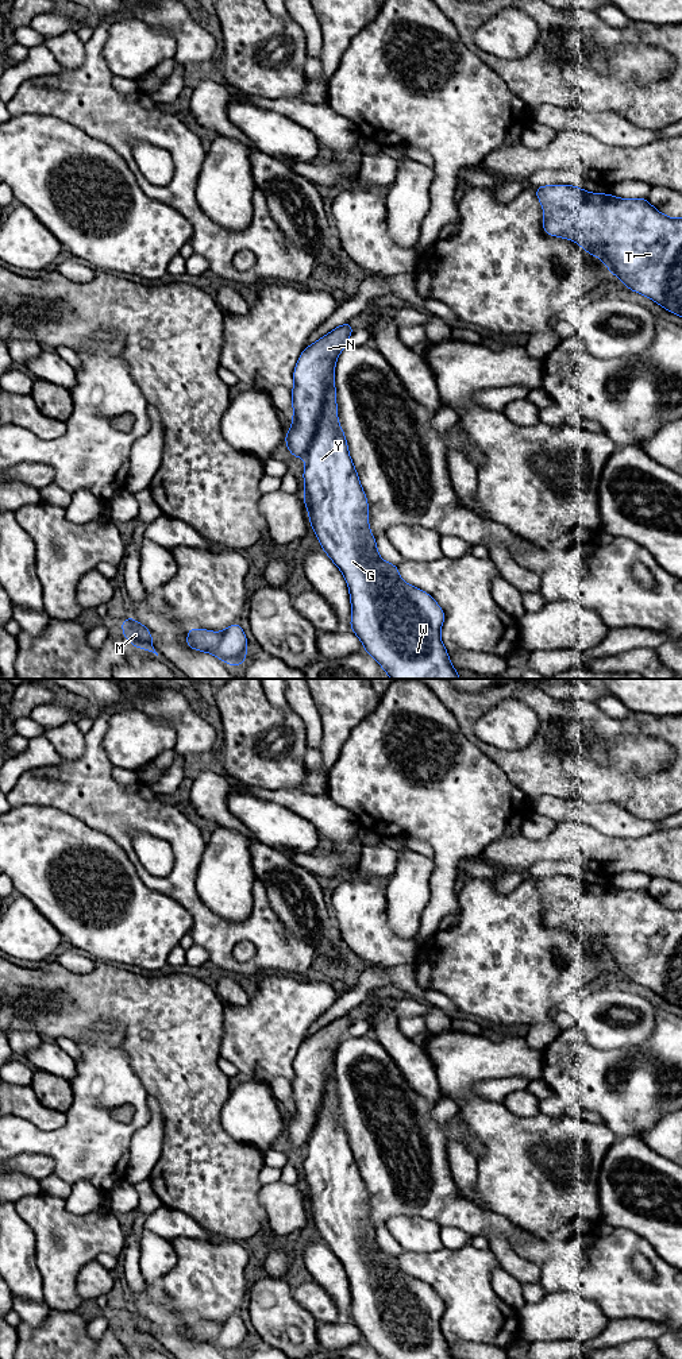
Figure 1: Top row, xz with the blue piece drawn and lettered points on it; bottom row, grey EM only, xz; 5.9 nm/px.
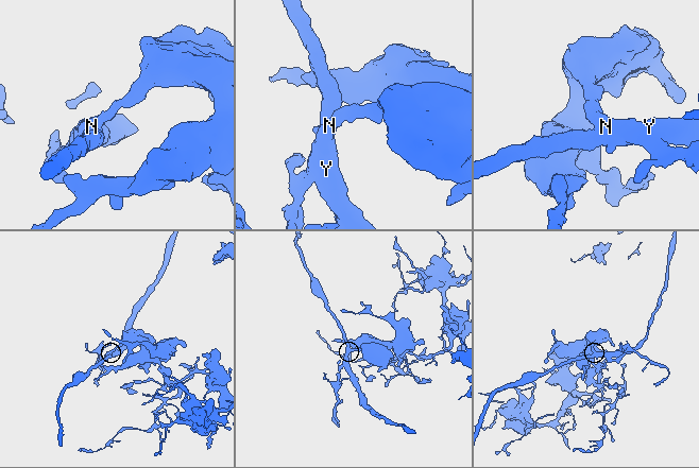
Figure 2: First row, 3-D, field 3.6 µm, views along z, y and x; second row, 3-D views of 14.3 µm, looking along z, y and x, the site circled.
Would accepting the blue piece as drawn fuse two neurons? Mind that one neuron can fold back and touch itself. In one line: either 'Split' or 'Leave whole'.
Leave whole

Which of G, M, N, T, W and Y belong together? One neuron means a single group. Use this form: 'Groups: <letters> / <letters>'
Groups: G M N T W Y

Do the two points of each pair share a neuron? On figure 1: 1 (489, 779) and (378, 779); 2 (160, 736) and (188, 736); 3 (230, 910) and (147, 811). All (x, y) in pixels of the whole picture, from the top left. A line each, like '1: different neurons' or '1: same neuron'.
1: same neuron
2: different neurons
3: different neurons

